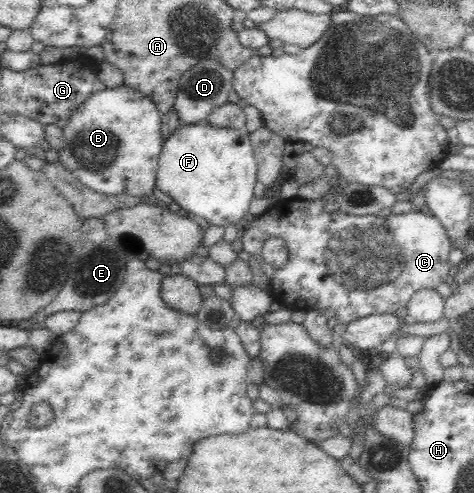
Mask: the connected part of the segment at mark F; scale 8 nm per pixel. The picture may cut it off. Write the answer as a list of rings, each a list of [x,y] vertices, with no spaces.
[[[198,122],[180,125],[163,141],[155,184],[162,193],[169,195],[180,206],[180,209],[187,211],[188,214],[202,217],[209,225],[224,228],[230,224],[242,226],[250,218],[248,210],[254,198],[257,167],[252,144],[248,138],[248,130],[245,128],[234,130],[234,128],[222,128],[206,122]]]

